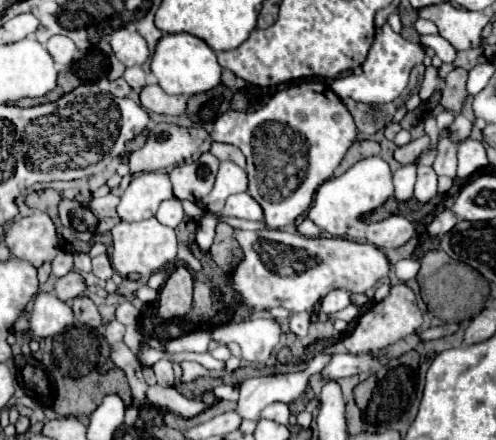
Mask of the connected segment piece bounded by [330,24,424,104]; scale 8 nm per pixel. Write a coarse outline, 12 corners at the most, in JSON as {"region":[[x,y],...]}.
{"region":[[388,24],[376,36],[362,74],[332,82],[336,96],[364,104],[396,100],[422,44]]}

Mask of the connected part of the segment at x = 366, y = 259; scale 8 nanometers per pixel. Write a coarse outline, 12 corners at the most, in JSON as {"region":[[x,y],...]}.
{"region":[[236,230],[254,310],[312,312],[390,270],[372,244]]}

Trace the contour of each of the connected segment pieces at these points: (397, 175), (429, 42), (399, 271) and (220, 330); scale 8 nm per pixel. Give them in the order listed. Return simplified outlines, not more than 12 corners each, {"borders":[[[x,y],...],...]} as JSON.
{"borders":[[[416,164],[394,172],[396,200],[410,200],[416,184]],[[440,34],[420,36],[442,62],[456,60],[456,48]],[[404,259],[394,265],[398,280],[410,280],[420,270],[420,260]],[[274,318],[218,326],[218,344],[236,342],[244,360],[264,364],[280,340]]]}

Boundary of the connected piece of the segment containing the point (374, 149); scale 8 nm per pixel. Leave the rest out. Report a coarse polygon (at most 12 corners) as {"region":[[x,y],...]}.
{"region":[[374,140],[354,142],[334,176],[342,176],[356,162],[380,154]]}

